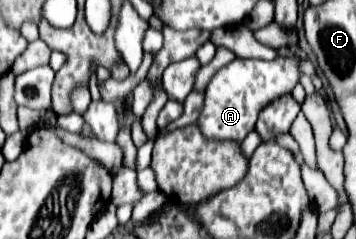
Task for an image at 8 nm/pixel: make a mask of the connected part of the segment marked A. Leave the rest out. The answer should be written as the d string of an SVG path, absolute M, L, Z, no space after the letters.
M276 56L274 60L234 60L214 74L206 88L206 102L200 112L198 124L204 136L214 140L242 142L258 120L260 110L276 96L292 92L300 76L316 76L316 68L302 56Z

